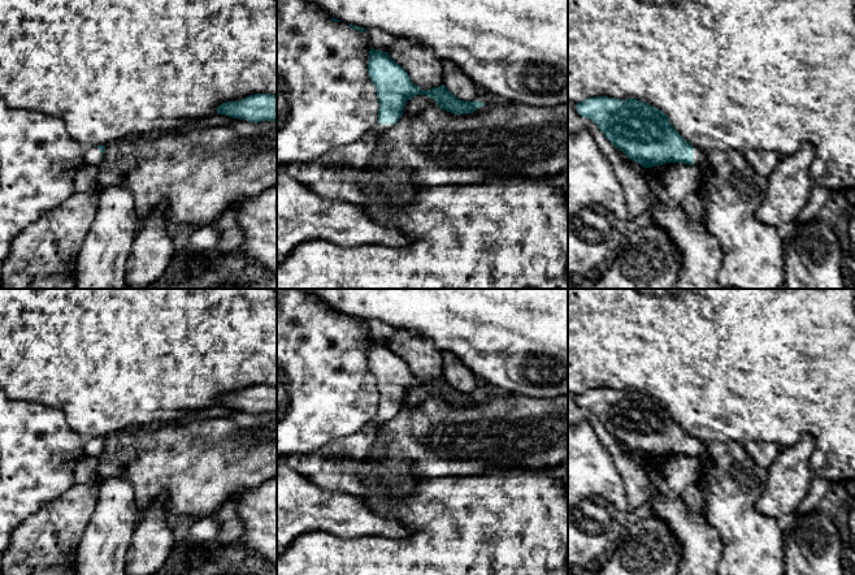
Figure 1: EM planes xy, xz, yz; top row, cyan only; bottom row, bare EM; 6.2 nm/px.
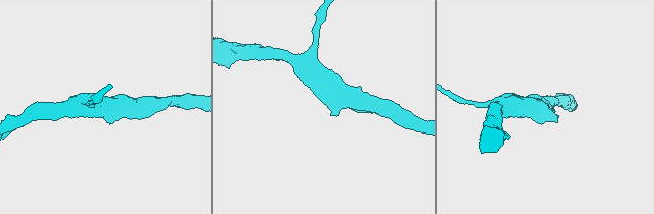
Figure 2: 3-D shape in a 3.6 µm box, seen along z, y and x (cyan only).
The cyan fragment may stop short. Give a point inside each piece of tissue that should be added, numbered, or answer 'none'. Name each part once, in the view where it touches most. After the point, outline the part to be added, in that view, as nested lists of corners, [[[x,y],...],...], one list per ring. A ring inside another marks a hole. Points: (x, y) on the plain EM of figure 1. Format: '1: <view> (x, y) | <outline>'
1: yz (698, 445) | [[[694,437],[694,457],[699,458],[703,454],[704,445],[703,441]]]

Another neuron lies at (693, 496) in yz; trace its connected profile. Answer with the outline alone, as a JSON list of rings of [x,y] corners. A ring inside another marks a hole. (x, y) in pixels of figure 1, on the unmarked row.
[[[699,484],[689,485],[681,493],[681,497],[693,514],[706,516],[706,496],[704,490],[699,487]]]

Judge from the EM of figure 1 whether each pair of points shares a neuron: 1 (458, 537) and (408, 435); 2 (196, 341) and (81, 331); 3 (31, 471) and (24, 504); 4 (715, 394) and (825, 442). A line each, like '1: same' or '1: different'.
1: different
2: same
3: same
4: same

